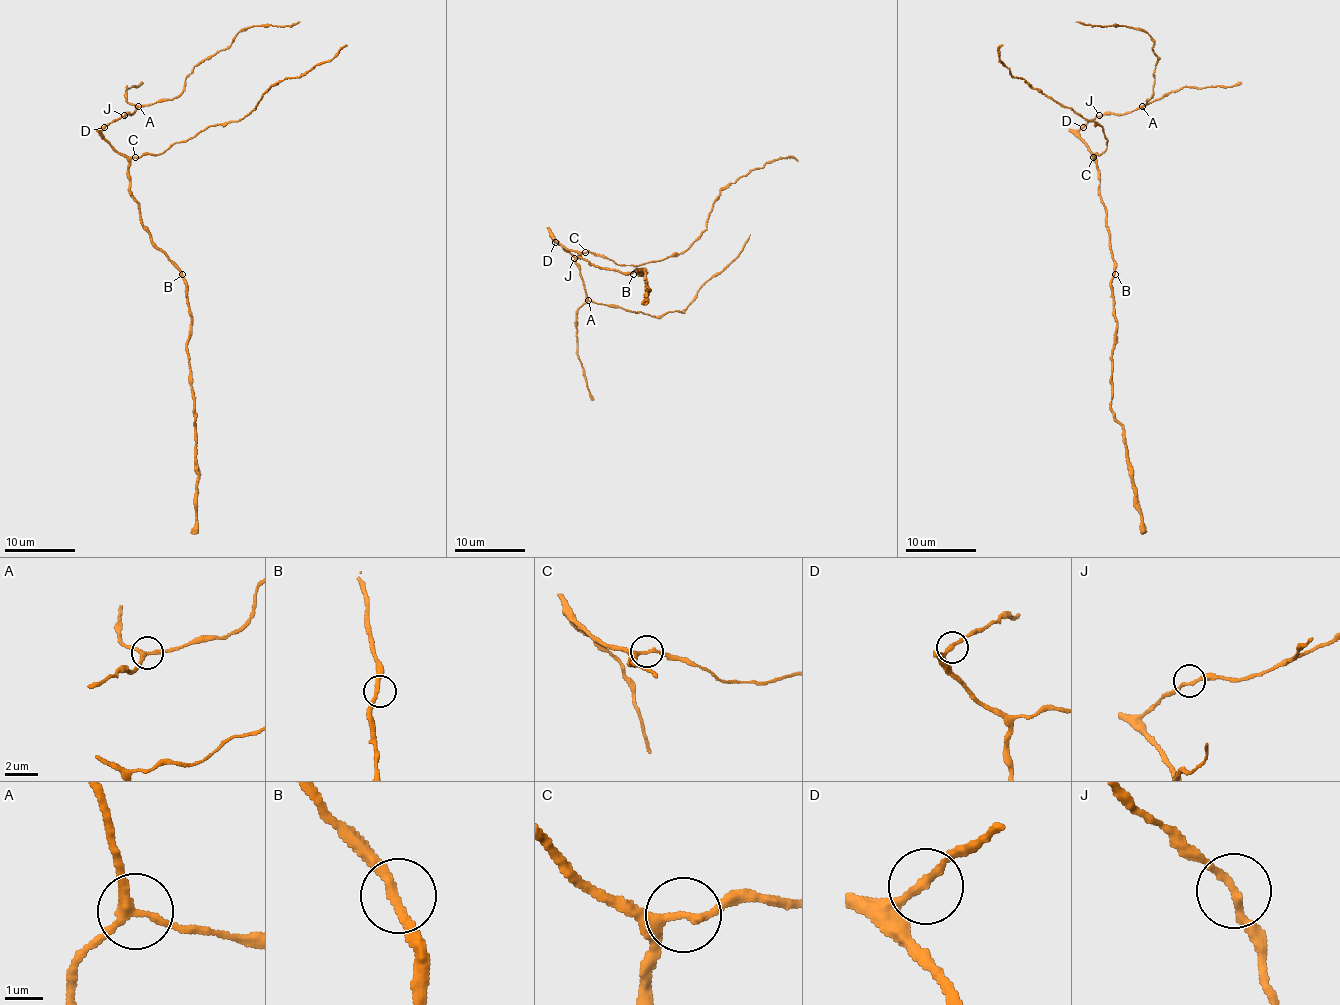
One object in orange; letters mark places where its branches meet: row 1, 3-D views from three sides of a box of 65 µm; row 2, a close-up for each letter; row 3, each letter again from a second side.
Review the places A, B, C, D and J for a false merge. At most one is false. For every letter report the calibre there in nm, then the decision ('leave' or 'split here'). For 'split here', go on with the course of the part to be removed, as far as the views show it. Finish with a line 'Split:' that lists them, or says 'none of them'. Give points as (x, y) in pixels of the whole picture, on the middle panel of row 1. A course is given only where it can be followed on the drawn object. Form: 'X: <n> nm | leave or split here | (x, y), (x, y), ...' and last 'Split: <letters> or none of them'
A: 220 nm | leave
B: 260 nm | leave
C: 200 nm | leave
D: 200 nm | leave
J: 200 nm | leave
Split: none of them

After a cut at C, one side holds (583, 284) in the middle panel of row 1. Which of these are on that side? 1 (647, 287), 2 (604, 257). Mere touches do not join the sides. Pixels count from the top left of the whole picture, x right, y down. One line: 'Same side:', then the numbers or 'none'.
Same side: 1

